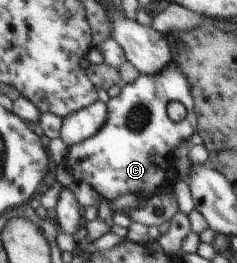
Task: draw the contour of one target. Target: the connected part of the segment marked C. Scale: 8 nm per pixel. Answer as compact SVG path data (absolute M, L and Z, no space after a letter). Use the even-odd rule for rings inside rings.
M171 61L171 63L167 67L164 67L157 75L135 74L133 80L128 84L121 83L119 93L117 93L114 98L109 98L104 104L106 105L106 118L104 124L93 135L90 135L88 138L82 139L80 142L74 143L67 148L63 162L70 168L74 181L87 184L92 190L95 190L100 196L103 196L104 199L108 201L119 197L119 195L125 195L125 193L153 196L153 193L157 193L159 187L163 187L165 183L172 183L173 187L173 183L177 181L177 178L175 169L173 169L173 165L171 165L171 161L173 161L173 153L171 153L171 151L173 151L181 141L185 141L187 137L194 135L197 130L197 115L194 113L193 95L185 73ZM170 101L179 101L186 109L186 115L180 121L173 122L172 120L169 120L169 117L165 113L165 106Z

